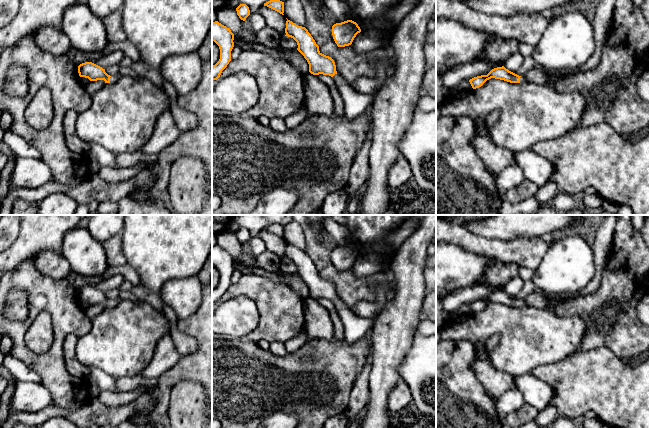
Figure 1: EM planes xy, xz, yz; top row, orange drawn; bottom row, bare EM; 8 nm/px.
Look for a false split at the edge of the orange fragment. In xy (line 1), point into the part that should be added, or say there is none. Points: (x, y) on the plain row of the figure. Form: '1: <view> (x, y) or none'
1: xy (114, 302)

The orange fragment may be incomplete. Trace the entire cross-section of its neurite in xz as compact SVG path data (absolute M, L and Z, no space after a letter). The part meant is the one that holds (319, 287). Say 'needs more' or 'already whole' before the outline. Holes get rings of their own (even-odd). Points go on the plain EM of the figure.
needs more; M286 245L285 260L293 262L298 269L297 274L309 288L309 296L313 299L331 300L344 326L345 341L354 344L368 336L374 325L374 318L363 318L351 311L336 295L334 284L322 278L319 270L305 251L298 250L292 245Z

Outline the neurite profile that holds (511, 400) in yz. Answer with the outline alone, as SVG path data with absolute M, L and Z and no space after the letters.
M511 388L496 399L496 409L500 418L519 409L524 404L524 397L518 388Z

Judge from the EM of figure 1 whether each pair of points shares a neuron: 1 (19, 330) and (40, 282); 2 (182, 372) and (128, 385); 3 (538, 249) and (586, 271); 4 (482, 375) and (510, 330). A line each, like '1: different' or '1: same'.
1: same
2: different
3: different
4: different

